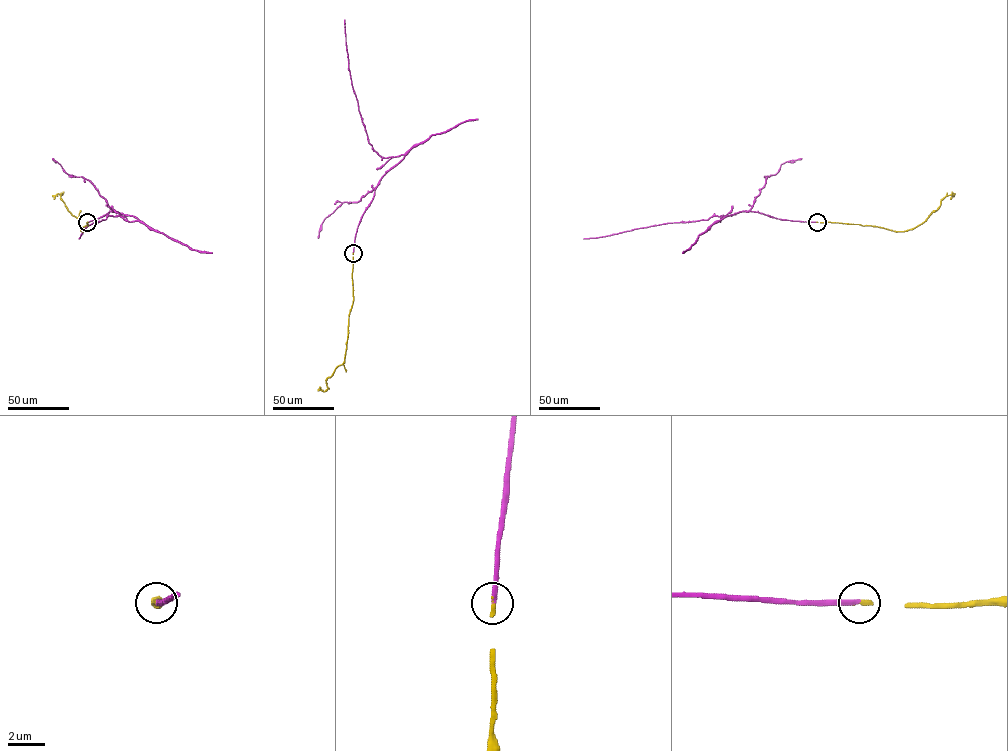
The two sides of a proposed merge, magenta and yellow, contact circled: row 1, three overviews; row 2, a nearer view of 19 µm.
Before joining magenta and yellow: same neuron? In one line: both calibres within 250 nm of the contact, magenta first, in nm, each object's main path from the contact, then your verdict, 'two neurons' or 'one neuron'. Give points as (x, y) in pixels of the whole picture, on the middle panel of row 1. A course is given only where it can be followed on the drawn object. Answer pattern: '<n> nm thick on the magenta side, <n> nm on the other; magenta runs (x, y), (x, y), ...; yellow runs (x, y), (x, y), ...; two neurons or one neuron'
280 nm thick on the magenta side, 240 nm on the other; magenta runs (353, 253), (359, 221), (379, 181), (404, 155), (382, 158), (368, 142), (348, 68), (344, 20); yellow runs (353, 253), (353, 298), (344, 361), (326, 379), (327, 388), (323, 391), (319, 387); one neuron

